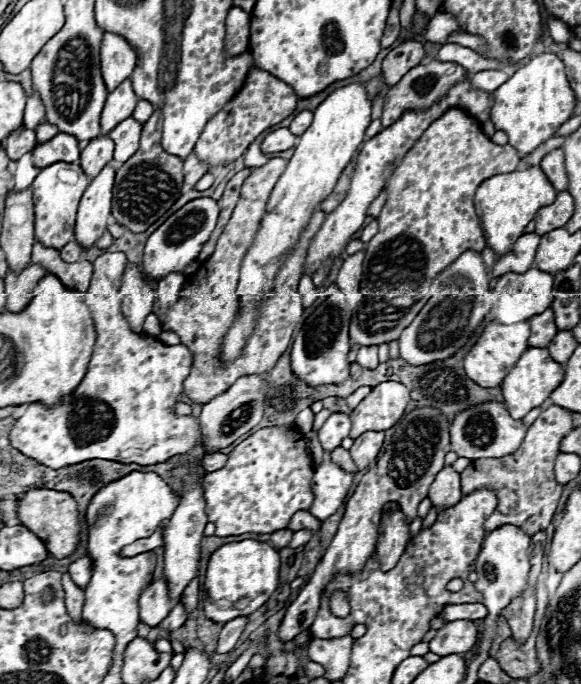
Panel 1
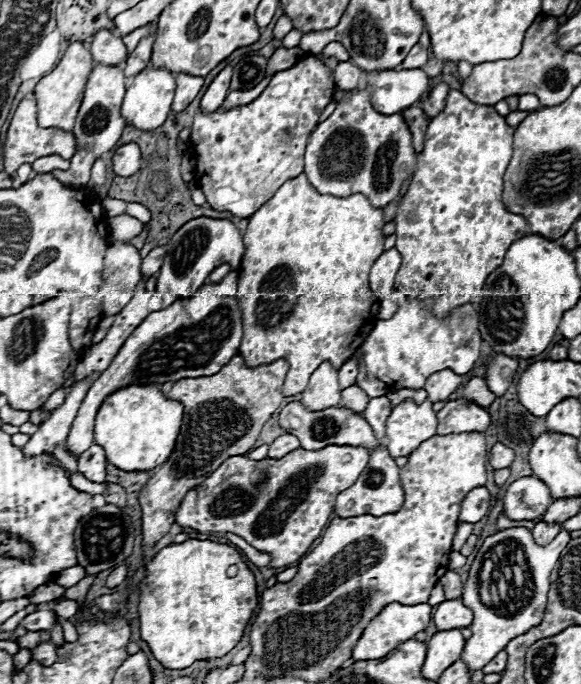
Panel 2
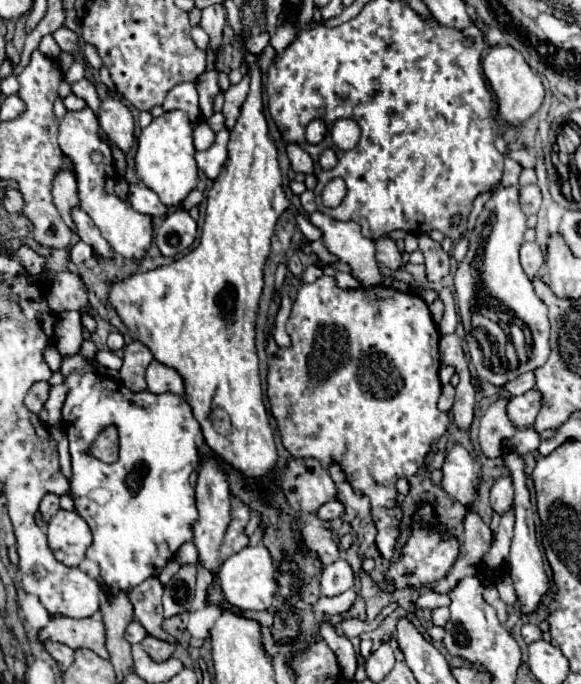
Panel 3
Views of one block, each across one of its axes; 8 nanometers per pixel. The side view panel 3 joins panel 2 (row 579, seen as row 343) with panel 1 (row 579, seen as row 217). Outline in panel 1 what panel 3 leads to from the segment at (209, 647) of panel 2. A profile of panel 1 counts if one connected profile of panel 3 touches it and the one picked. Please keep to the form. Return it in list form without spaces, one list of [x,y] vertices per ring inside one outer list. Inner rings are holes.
[[[242,540],[220,546],[208,562],[206,572],[206,598],[204,598],[204,614],[214,622],[228,622],[238,616],[248,616],[256,612],[278,588],[280,584],[280,556],[278,552],[258,540]]]

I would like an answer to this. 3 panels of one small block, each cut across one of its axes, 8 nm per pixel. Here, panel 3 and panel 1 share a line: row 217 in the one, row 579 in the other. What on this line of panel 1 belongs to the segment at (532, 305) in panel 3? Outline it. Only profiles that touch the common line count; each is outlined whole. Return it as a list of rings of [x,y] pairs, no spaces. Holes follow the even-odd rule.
[[[504,524],[486,534],[482,550],[476,558],[476,572],[478,572],[476,590],[484,594],[484,606],[488,608],[490,616],[498,616],[510,604],[510,600],[524,590],[530,572],[528,548],[530,548],[530,536],[520,526]]]

